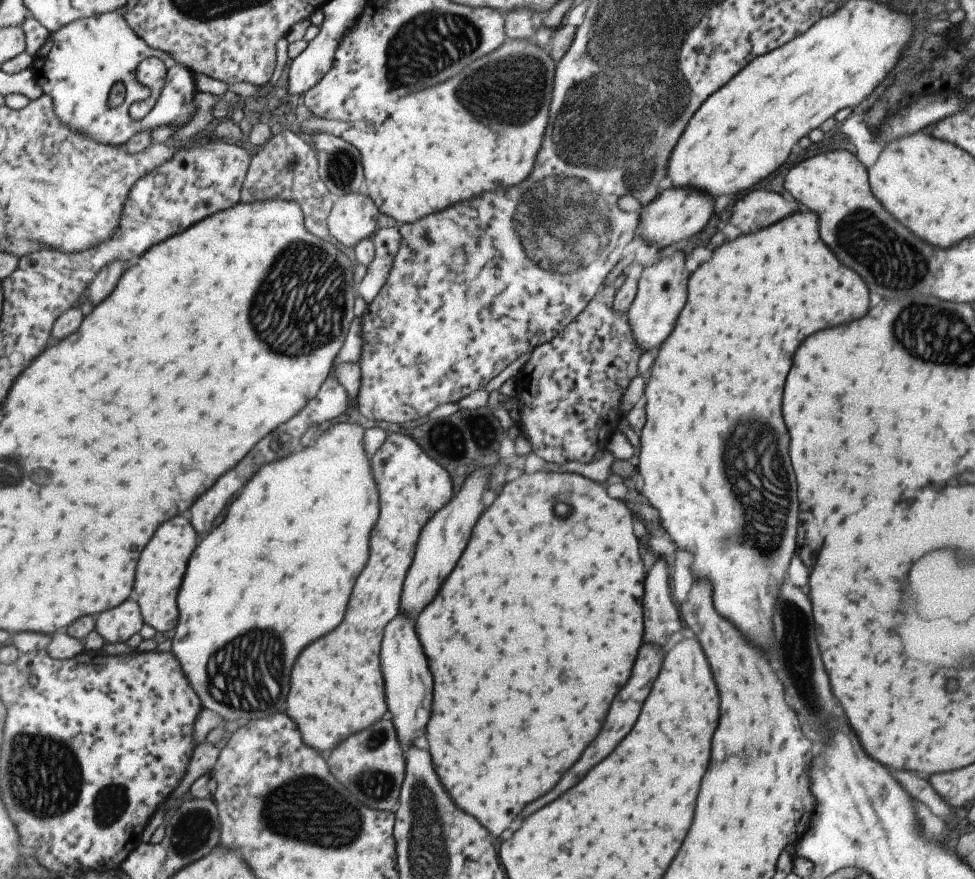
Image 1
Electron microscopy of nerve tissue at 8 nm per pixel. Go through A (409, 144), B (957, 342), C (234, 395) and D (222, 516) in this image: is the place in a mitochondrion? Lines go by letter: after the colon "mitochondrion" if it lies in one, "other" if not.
A: other
B: mitochondrion
C: other
D: other

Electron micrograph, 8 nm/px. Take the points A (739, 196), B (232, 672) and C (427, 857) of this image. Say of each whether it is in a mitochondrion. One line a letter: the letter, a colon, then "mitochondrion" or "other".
A: other
B: mitochondrion
C: mitochondrion

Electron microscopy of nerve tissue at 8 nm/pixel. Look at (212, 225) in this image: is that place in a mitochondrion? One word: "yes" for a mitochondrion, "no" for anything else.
no

